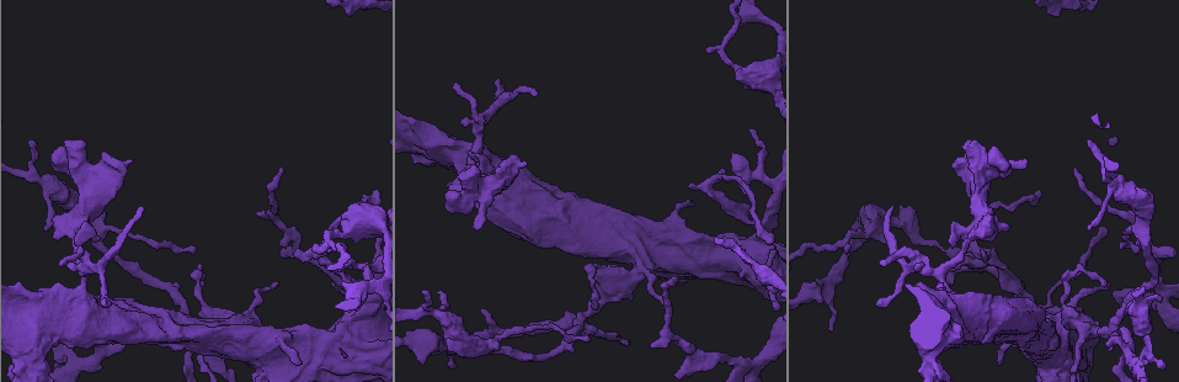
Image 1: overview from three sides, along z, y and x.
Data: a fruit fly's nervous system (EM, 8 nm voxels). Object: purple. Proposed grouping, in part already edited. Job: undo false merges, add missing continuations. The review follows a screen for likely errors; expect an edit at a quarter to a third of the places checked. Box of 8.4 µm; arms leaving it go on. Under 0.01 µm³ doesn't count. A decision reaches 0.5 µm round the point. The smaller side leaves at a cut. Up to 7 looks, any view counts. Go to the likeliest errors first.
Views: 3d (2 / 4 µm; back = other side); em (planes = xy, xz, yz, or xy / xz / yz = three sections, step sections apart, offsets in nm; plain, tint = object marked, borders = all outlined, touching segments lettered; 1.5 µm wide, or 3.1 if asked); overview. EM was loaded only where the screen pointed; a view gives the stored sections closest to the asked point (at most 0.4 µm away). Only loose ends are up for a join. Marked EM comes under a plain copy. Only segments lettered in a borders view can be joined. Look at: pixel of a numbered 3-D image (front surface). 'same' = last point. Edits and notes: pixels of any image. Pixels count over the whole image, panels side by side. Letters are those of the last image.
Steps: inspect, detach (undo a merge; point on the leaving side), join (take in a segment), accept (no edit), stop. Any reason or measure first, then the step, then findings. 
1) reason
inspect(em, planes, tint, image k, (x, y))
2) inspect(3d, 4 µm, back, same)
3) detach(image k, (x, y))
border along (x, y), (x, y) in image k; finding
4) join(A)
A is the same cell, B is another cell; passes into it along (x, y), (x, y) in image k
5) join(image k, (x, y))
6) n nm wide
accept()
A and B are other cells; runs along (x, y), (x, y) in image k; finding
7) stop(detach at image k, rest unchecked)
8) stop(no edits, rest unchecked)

free end
inspect(3d, 2 µm, image 1, (95, 240))

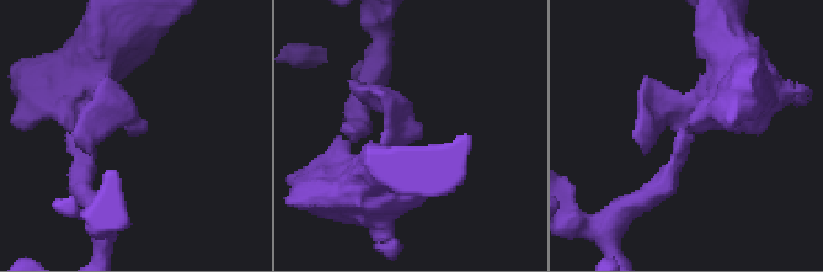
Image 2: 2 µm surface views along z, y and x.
shape alone is not enough
inspect(em, planes, borders, image 2, (141, 129))

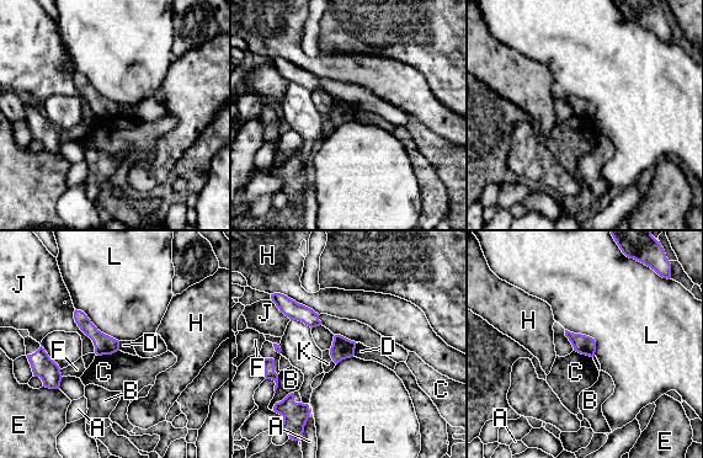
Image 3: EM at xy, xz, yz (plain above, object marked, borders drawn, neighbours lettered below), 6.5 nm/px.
accept()
A, B, C, D, E, F, H, J, K and L are other cells; border along (118, 350), (111, 353), (96, 355) in image 3; no lettered segment goes on from it

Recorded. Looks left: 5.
an open end
inspect(3d, 2 µm, image 1, (982, 250))

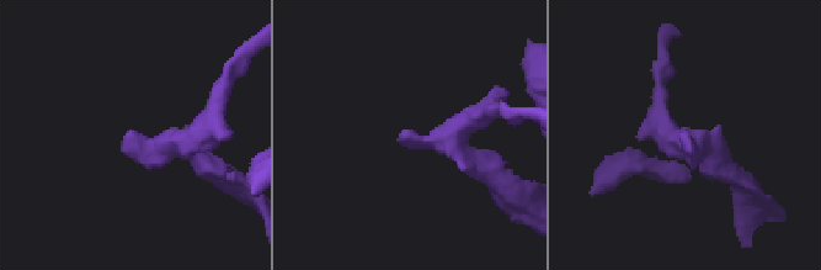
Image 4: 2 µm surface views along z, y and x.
inspect(em, yz, step 4, borders, image 4, (401, 133))

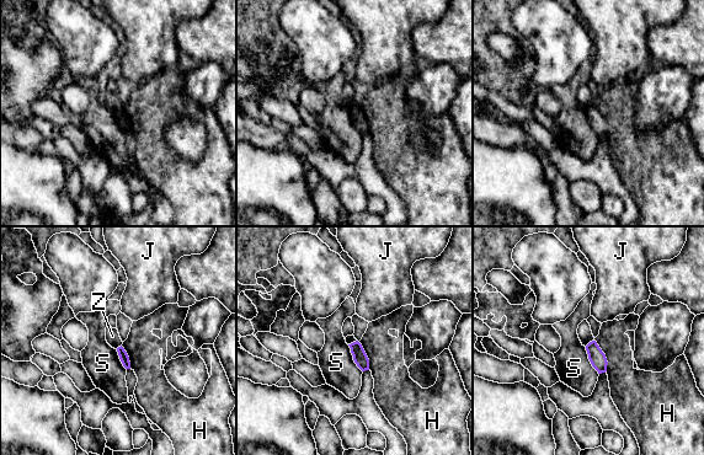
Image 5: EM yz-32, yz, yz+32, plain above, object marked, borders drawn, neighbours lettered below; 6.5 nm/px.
cut it another way
inspect(em, planes, borders, same)

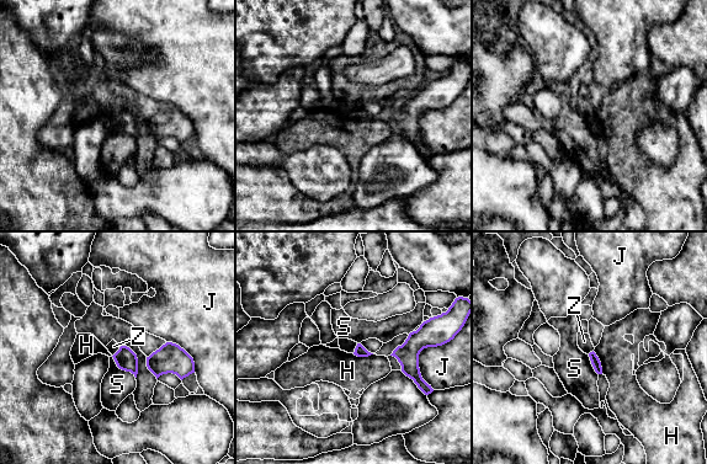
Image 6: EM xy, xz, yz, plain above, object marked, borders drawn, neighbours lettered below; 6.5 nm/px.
accept()
H, J, S and Z are other cells; border along (121, 345), (112, 356) in image 6; none of them fits

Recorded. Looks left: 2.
free end
inspect(3d, 2 µm, image 1, (1088, 225))

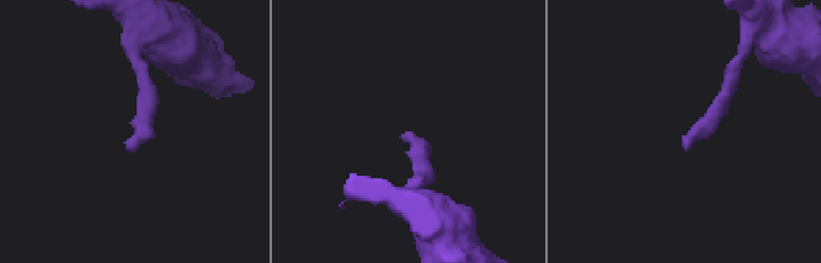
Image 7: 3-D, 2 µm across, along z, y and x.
need the tissue
inspect(em, planes, borders, image 7, (133, 143))

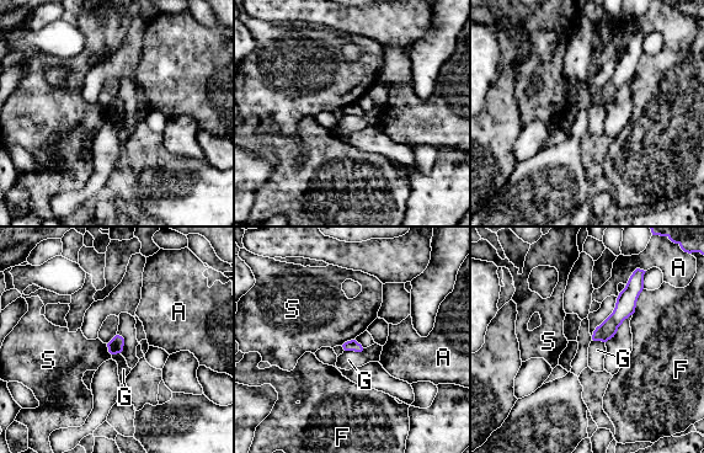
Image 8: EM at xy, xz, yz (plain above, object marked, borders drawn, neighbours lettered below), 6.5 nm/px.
F touches over 190 nm
accept()
A, F, G and S are other cells; no lettered segment goes on from it

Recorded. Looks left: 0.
stop(no edits, rest unchecked)

